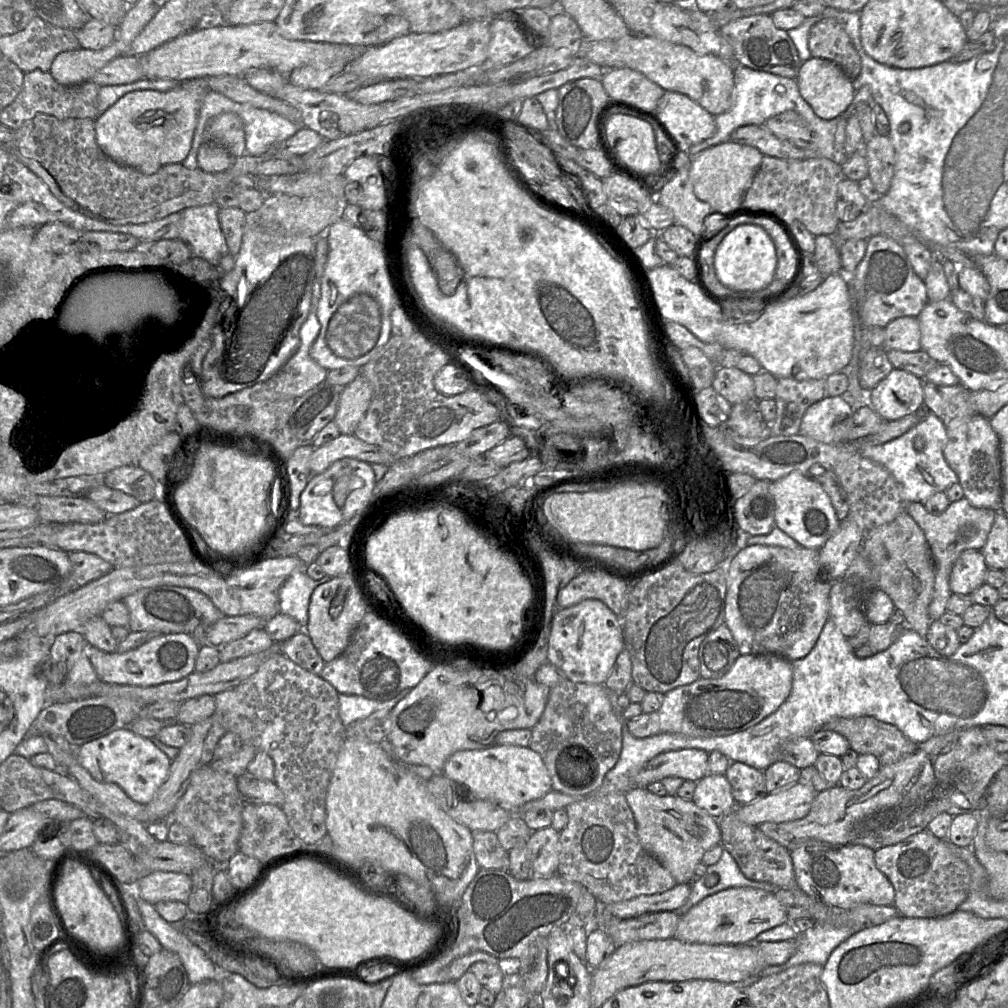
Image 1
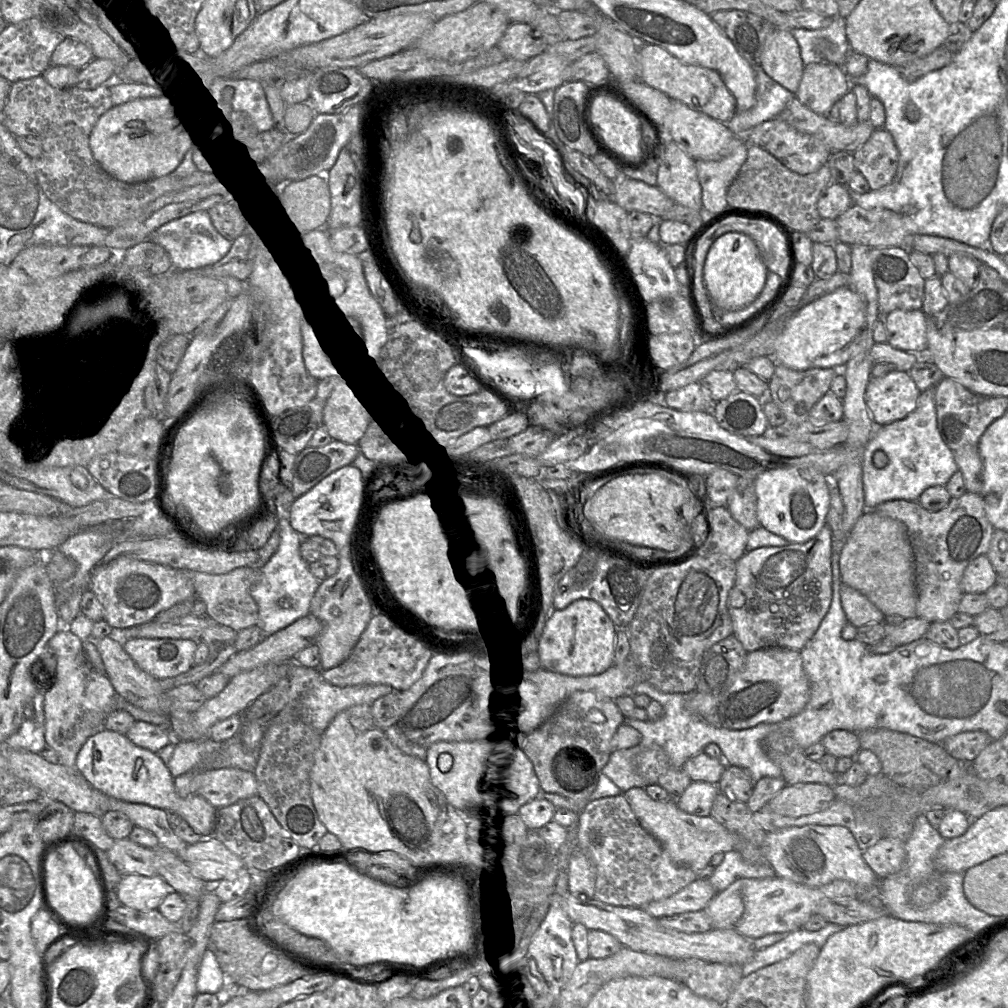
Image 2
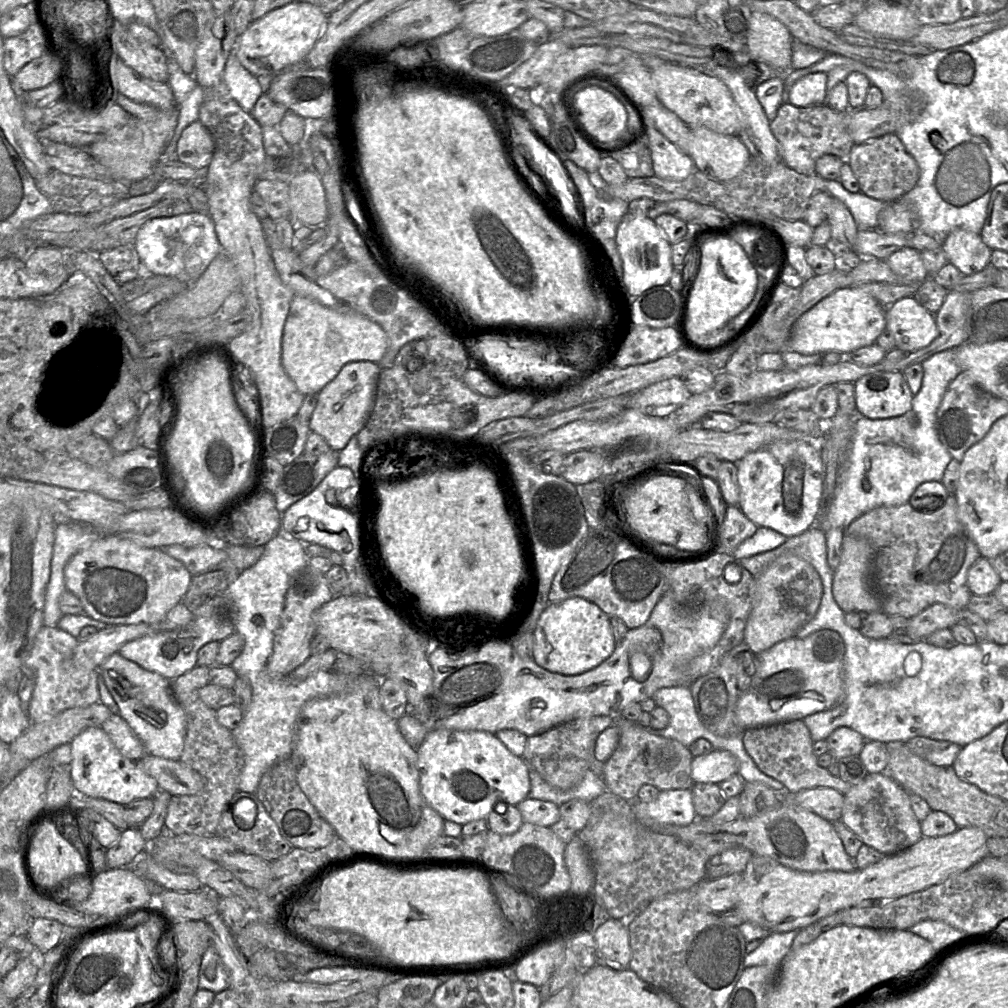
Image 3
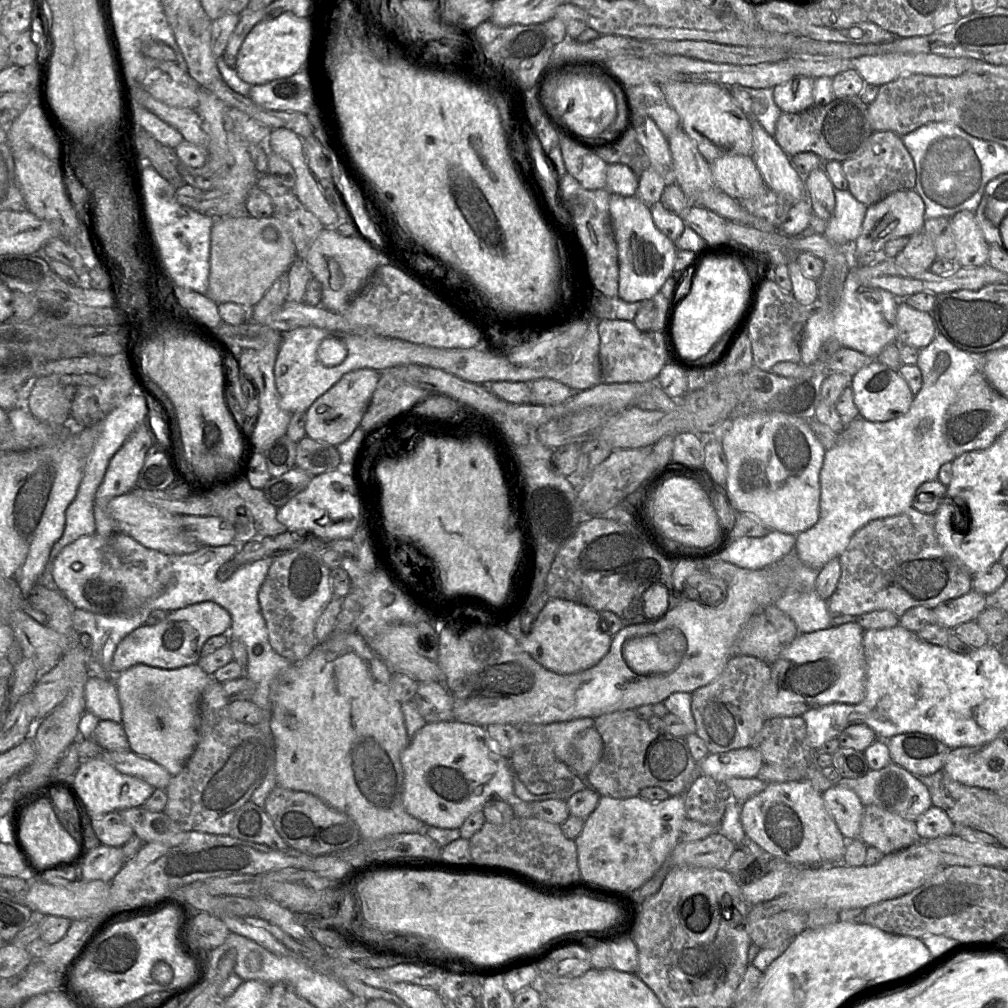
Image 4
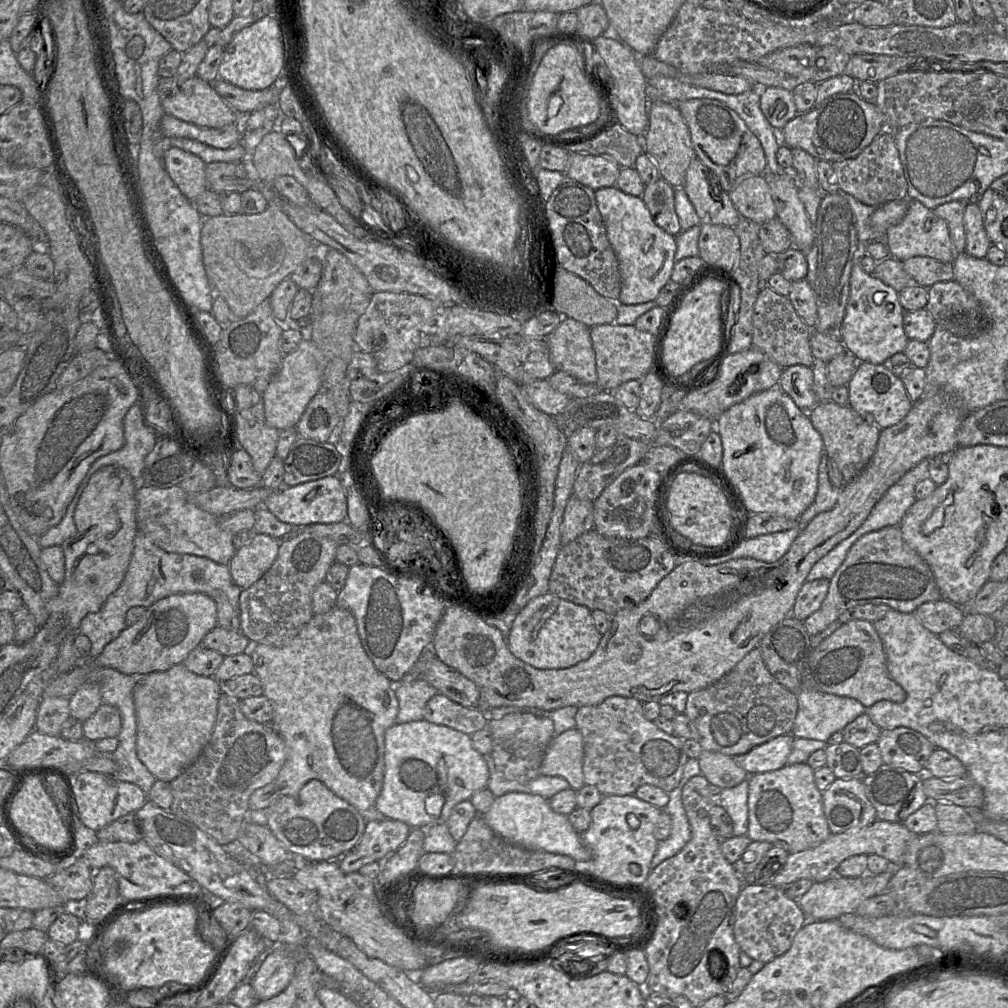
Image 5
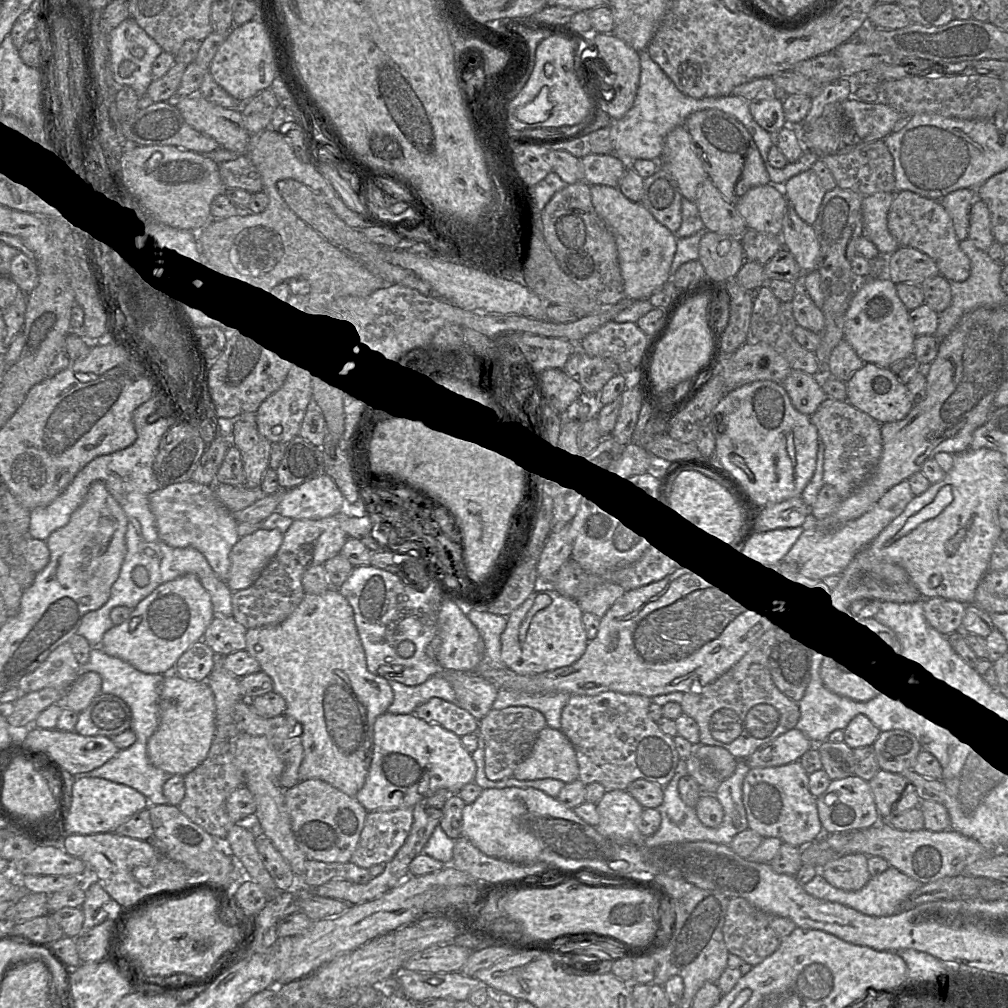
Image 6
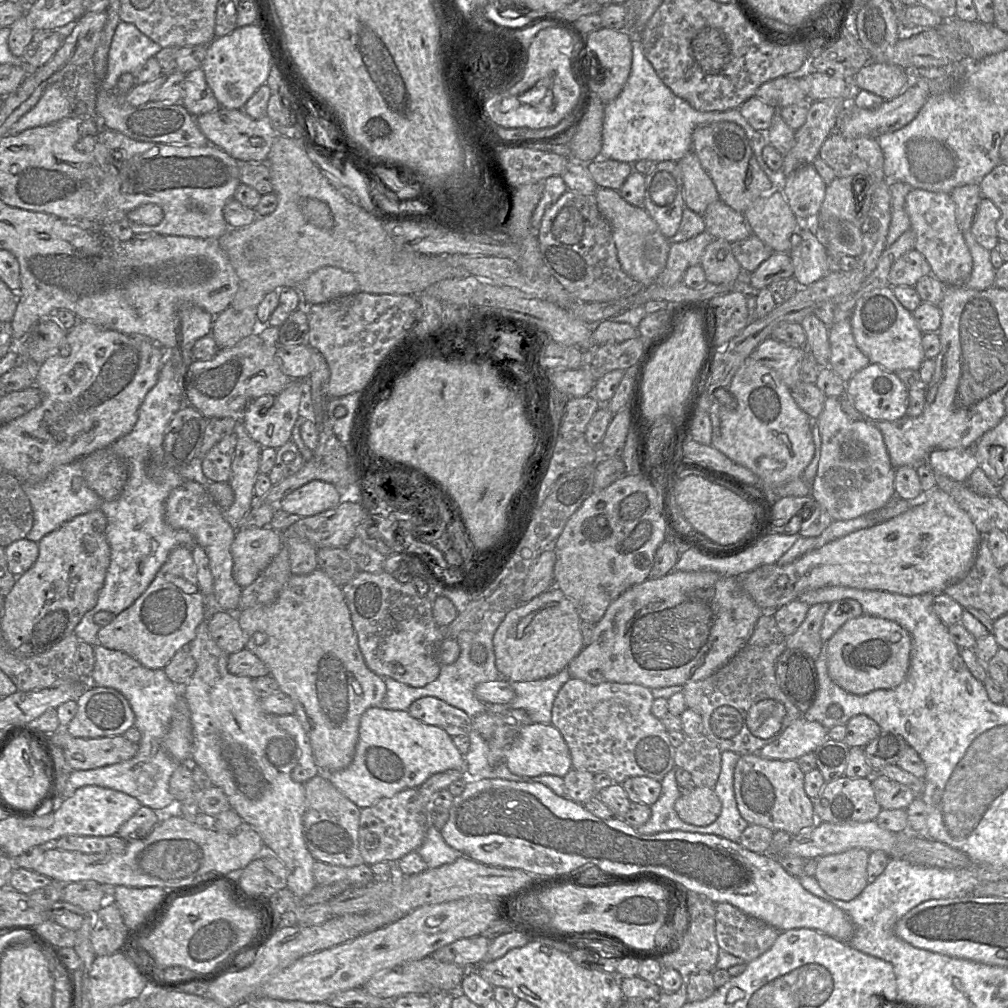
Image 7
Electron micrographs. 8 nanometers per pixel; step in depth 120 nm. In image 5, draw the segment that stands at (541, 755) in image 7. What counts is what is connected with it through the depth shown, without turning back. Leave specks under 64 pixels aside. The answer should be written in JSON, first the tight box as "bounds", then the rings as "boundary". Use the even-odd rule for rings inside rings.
{"bounds":[540,727,584,791],"boundary":[[[574,727],[554,736],[549,743],[540,774],[565,779],[570,788],[578,791],[584,783],[583,776],[583,738]]]}

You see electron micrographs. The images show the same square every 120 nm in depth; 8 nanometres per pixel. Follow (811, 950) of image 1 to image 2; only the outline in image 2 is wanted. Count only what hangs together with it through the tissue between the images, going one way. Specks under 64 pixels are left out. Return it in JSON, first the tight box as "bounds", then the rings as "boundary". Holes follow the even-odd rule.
{"bounds":[742,923,843,977],"boundary":[[[828,923],[818,931],[808,931],[801,928],[790,932],[774,945],[757,950],[752,959],[742,966],[743,976],[746,977],[763,967],[790,957],[804,944],[813,943],[821,948],[830,936],[842,929],[843,927],[838,924]]]}

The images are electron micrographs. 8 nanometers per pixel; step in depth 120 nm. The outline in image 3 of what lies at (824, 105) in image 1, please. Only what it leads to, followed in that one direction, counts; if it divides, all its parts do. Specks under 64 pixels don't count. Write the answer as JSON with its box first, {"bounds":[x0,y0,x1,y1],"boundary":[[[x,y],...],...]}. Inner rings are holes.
{"bounds":[788,73,827,107],"boundary":[[[827,73],[808,74],[798,80],[788,93],[788,103],[797,107],[827,104]]]}

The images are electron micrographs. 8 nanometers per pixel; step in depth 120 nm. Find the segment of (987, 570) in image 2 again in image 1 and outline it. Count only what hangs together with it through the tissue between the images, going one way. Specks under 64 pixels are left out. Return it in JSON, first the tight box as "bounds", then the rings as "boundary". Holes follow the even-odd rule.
{"bounds":[949,549,988,595],"boundary":[[[969,549],[960,554],[955,561],[949,580],[950,590],[954,594],[970,595],[984,584],[988,566],[981,550]]]}

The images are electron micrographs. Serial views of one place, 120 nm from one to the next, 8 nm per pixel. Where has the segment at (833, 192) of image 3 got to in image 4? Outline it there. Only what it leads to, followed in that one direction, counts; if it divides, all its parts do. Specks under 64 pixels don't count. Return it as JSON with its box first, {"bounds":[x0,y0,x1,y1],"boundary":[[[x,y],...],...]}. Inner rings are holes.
{"bounds":[822,188,868,244],"boundary":[[[834,188],[835,209],[822,233],[834,244],[855,241],[861,234],[868,206],[859,202],[848,190]]]}

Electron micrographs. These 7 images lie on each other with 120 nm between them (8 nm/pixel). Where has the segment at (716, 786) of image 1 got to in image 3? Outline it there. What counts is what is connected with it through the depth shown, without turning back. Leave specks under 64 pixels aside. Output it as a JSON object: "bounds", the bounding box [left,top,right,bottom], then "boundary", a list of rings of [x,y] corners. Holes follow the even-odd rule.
{"bounds":[645,789,698,827],"boundary":[[[691,789],[660,791],[655,800],[645,804],[648,815],[663,827],[686,826],[698,819]]]}

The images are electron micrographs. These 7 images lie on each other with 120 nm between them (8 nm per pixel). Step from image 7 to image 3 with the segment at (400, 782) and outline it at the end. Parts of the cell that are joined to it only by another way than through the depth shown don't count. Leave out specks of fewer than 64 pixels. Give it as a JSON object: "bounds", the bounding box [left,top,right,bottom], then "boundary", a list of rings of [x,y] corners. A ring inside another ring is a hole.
{"bounds":[417,729,530,825],"boundary":[[[437,729],[427,733],[417,749],[420,792],[426,803],[444,820],[464,825],[473,820],[486,819],[495,806],[517,805],[530,791],[529,766],[523,757],[515,756],[495,736],[485,731]]]}

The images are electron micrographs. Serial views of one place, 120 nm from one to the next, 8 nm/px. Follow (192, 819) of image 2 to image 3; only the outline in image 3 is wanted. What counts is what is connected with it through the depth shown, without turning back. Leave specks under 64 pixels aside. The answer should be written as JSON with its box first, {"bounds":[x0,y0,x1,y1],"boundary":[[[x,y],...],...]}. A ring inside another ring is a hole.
{"bounds":[69,727,159,805],"boundary":[[[89,727],[73,739],[69,773],[77,793],[86,797],[106,799],[121,805],[151,798],[159,790],[155,778],[147,774],[139,761],[124,757],[102,727]]]}

